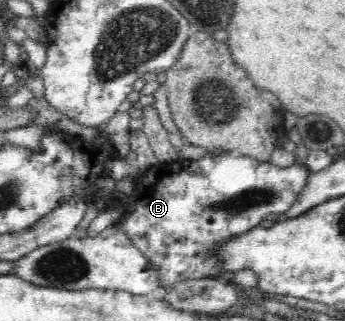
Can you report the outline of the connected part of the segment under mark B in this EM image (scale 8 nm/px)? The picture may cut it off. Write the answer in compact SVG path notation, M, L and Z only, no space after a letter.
M224 153L220 156L204 155L198 160L179 158L171 163L152 165L134 179L134 188L124 198L112 197L101 204L101 212L118 210L120 219L114 225L120 228L145 259L158 272L158 285L169 289L177 281L191 279L228 278L222 270L220 249L235 237L244 235L258 227L268 213L283 216L295 203L300 201L304 189L308 187L311 170L307 166L293 164L282 168L271 162L260 162L249 156Z

